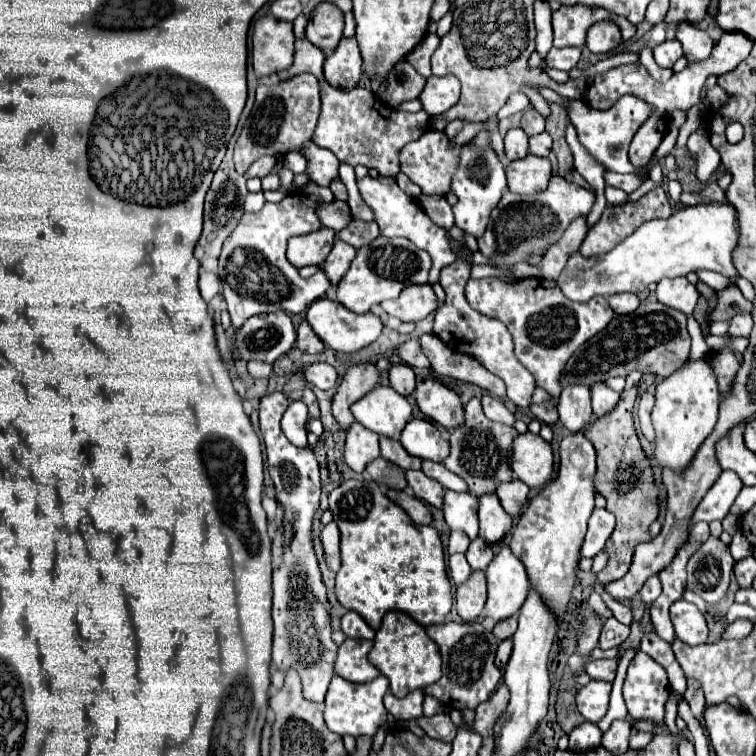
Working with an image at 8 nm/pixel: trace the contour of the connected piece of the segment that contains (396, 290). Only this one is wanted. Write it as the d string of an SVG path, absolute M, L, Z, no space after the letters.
M380 235L376 241L372 241L372 245L358 249L350 269L336 287L336 299L354 313L368 313L372 305L378 305L384 299L396 299L402 293L402 289L410 285L428 283L430 267L430 255L424 249L418 249L412 241L404 237L388 239Z

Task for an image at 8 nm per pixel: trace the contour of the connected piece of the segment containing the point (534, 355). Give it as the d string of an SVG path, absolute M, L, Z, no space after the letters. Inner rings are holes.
M496 277L470 279L466 285L466 299L478 313L502 321L512 339L516 359L534 375L536 385L550 395L560 395L558 377L568 357L596 333L600 333L614 317L604 297L594 297L588 303L574 303L564 297L562 289L548 279L524 279L516 285L504 285Z

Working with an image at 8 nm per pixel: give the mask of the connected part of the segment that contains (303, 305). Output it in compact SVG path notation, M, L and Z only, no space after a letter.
M292 193L280 203L266 203L256 213L244 213L238 227L224 241L220 255L222 295L228 303L232 325L240 327L248 317L284 309L286 313L304 313L310 303L324 297L332 283L326 277L310 277L308 281L298 275L298 269L286 259L286 243L290 237L320 231L322 223L316 215L320 203L304 193Z

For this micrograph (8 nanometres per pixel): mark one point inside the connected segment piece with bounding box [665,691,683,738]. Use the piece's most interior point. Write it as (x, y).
(671, 705)

